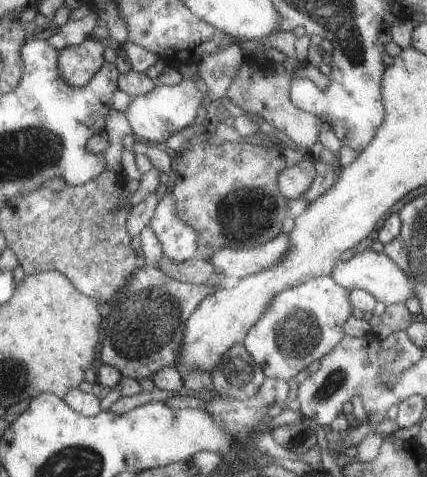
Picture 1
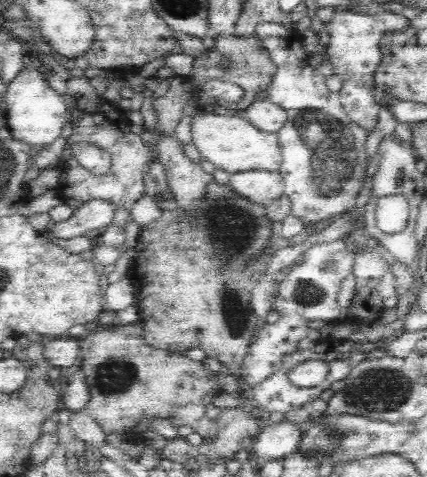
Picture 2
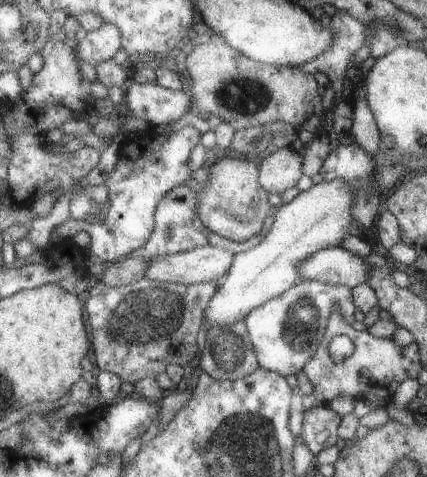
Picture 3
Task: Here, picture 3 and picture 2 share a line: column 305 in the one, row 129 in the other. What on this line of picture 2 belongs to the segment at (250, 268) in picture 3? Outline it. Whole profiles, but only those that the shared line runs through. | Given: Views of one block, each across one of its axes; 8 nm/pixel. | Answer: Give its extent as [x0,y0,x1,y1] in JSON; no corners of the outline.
[190,114,280,174]

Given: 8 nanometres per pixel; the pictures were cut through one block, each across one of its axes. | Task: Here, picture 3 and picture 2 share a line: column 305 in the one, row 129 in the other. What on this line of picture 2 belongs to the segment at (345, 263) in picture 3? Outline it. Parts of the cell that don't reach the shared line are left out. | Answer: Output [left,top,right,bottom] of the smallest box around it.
[244,100,286,134]

